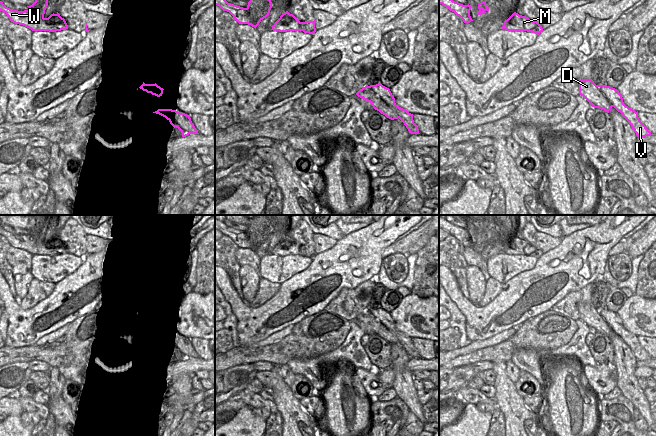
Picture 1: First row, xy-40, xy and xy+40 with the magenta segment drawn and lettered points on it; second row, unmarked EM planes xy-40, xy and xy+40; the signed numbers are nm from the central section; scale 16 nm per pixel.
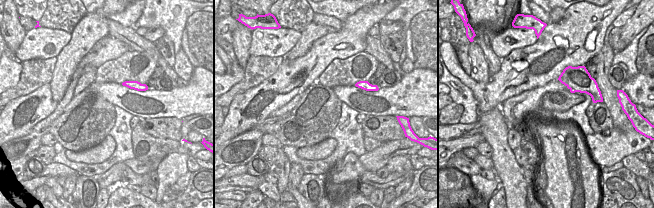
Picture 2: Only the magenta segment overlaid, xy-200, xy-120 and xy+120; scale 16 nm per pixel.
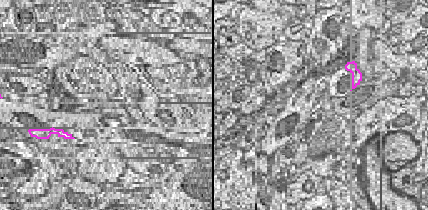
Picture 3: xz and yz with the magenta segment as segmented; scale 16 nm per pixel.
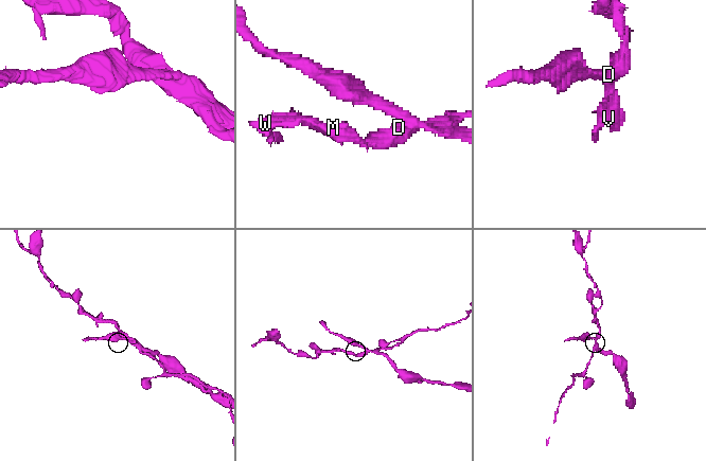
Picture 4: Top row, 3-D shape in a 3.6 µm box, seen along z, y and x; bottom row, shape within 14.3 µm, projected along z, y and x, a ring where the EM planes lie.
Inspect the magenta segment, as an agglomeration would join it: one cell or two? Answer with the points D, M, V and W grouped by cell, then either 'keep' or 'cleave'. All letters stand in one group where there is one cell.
D M W / V; cleave

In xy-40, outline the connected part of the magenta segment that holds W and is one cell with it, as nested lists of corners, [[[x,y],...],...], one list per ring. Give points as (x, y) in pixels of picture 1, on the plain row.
[[[33,215],[33,217],[35,218],[35,226],[27,230],[28,234],[13,234],[0,225],[0,235],[4,236],[11,246],[23,249],[32,255],[56,256],[68,253],[65,243],[58,236],[51,238],[48,242],[44,241],[48,230],[46,215]]]

